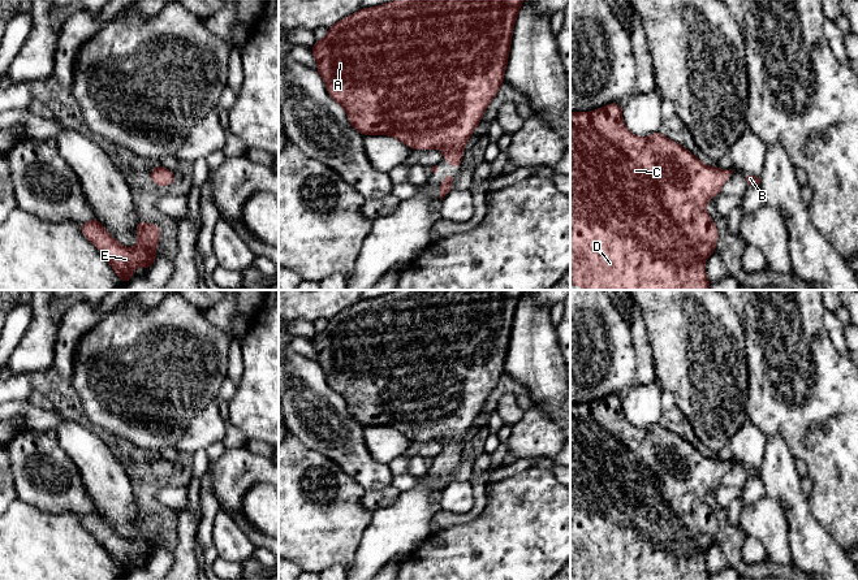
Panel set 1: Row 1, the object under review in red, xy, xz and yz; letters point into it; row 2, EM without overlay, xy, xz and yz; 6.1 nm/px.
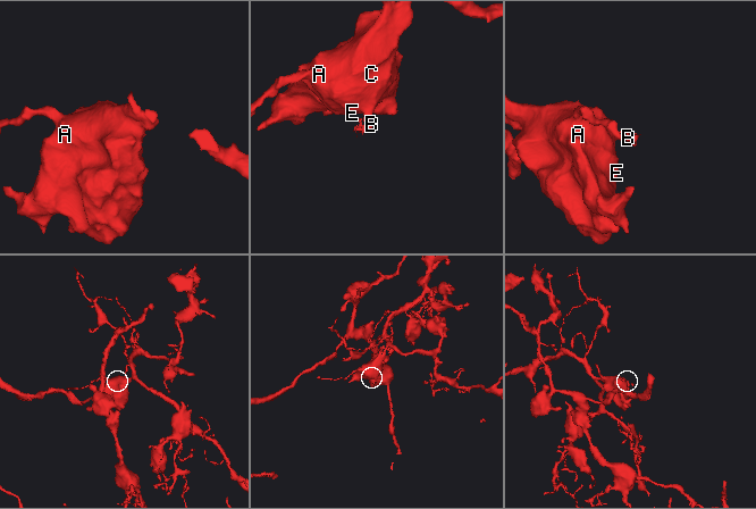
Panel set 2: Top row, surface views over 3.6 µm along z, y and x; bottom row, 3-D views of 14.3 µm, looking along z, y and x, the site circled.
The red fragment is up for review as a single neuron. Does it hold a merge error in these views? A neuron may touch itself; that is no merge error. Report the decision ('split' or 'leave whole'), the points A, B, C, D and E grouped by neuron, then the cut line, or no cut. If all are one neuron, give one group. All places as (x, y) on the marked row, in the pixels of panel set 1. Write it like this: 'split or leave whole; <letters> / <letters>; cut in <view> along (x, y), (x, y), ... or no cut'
leave whole; A B C D E; no cut

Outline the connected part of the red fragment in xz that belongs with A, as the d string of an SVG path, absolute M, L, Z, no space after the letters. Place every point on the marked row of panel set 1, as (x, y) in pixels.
M393 0L380 7L362 8L328 27L327 36L315 42L311 52L318 62L316 72L325 82L329 96L346 111L349 122L362 135L392 135L411 150L440 148L444 151L443 160L458 169L469 138L504 82L513 27L522 3L523 0Z

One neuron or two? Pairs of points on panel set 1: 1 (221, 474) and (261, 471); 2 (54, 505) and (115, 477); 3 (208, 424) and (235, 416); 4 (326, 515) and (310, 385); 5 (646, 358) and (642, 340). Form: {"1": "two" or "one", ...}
{"1": "one", "2": "two", "3": "two", "4": "two", "5": "one"}

